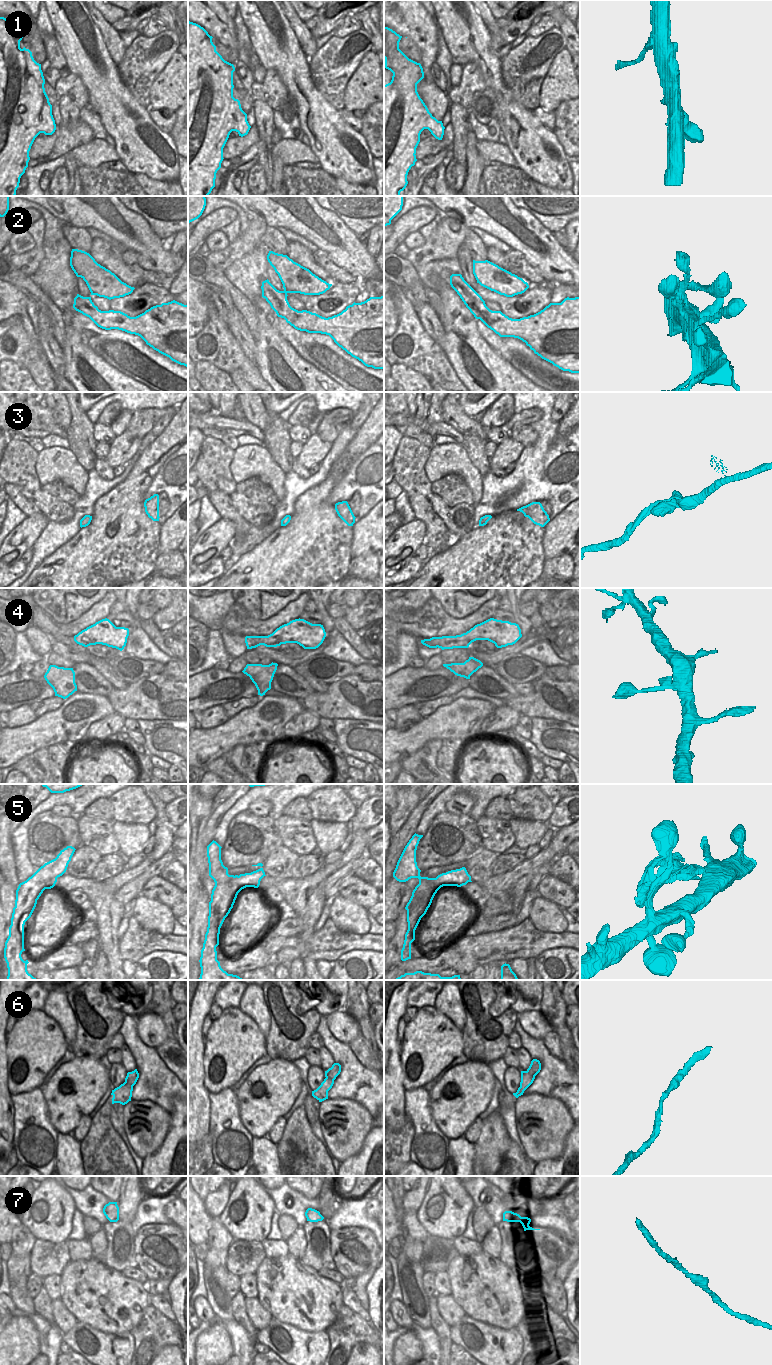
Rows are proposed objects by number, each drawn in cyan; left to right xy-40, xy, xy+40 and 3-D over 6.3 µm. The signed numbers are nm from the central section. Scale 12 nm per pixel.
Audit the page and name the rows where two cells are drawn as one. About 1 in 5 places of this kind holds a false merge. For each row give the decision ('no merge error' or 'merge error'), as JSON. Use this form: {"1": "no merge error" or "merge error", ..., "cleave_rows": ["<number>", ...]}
{"1": "no merge error", "2": "no merge error", "3": "no merge error", "4": "no merge error", "5": "merge error", "6": "no merge error", "7": "no merge error", "cleave_rows": ["5"]}

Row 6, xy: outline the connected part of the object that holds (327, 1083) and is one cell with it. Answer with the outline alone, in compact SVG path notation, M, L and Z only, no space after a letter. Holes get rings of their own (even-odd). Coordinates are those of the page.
M334 1063L331 1068L325 1071L326 1078L316 1090L312 1091L312 1096L319 1102L328 1099L328 1091L332 1088L334 1080L340 1072L341 1065L339 1063Z

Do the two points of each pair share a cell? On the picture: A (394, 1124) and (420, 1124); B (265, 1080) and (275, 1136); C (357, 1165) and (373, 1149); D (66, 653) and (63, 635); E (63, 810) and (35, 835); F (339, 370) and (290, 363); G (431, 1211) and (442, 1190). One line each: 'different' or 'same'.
A: different
B: different
C: same
D: different
E: different
F: different
G: same

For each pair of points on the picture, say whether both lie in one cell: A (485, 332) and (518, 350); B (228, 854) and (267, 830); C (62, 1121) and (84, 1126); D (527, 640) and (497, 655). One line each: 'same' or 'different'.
A: same
B: same
C: different
D: same

